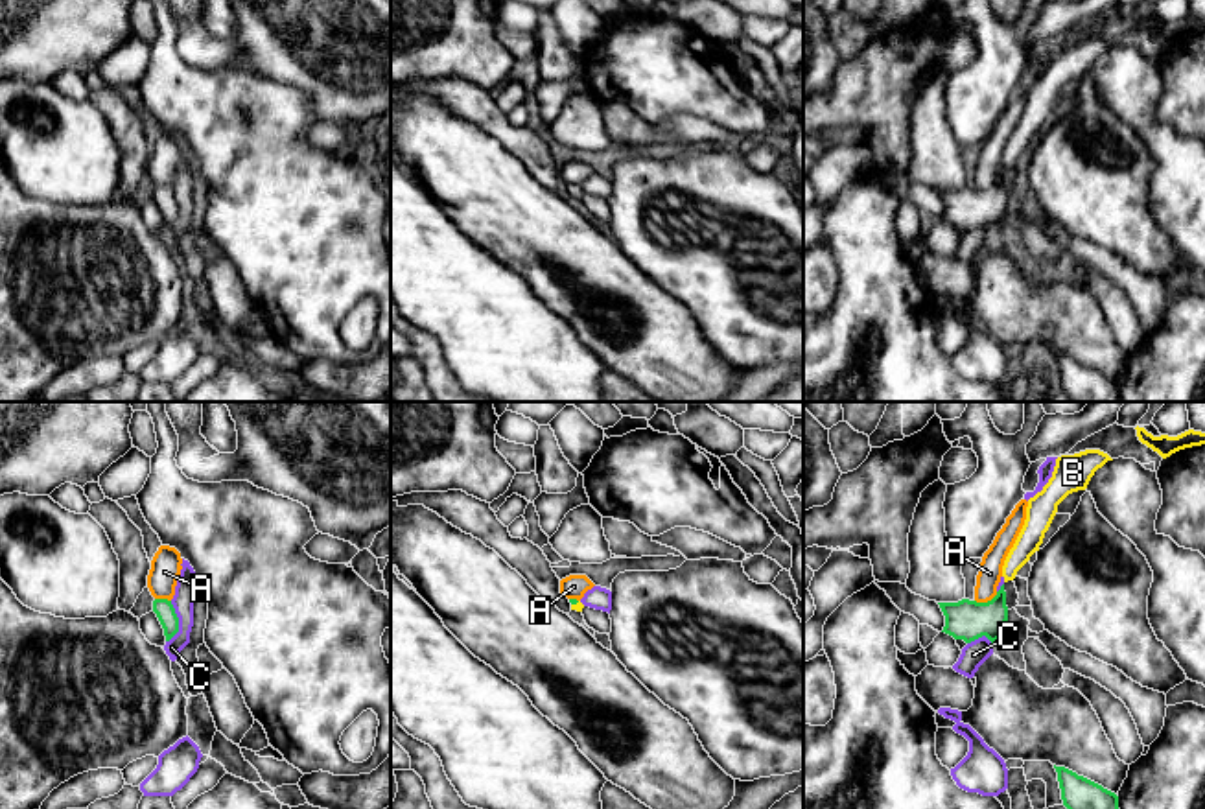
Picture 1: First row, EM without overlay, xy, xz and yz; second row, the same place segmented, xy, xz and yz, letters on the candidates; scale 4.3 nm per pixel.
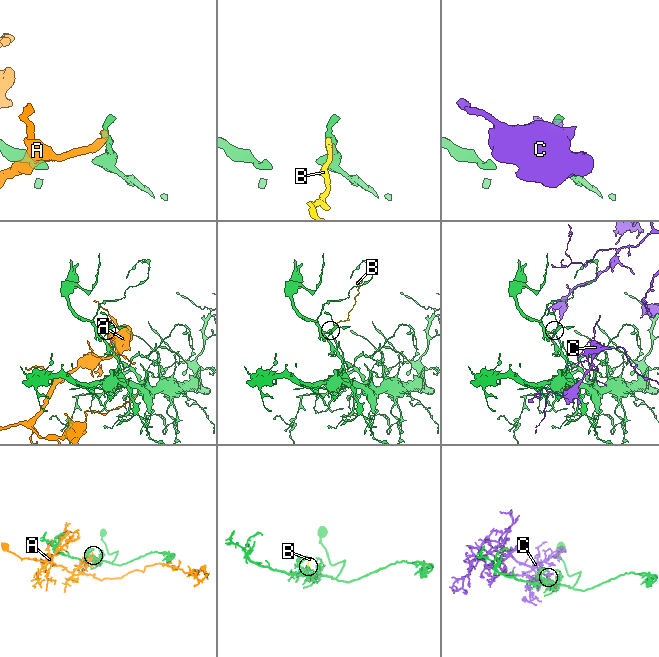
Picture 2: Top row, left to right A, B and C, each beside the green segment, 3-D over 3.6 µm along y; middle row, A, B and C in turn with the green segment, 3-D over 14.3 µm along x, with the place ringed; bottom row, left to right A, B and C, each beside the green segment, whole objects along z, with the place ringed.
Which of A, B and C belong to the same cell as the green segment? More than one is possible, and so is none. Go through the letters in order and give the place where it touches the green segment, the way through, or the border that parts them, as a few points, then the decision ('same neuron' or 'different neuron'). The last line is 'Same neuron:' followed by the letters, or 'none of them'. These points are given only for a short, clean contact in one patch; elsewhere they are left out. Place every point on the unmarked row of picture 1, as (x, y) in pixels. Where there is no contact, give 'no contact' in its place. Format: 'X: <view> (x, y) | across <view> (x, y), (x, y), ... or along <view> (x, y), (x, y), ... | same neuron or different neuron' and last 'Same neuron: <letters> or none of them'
A: yz (988, 188) | along yz (997, 179), (986, 188), (975, 188) | different neuron
B: xz (575, 190) | across xz (573, 188), (575, 190), (579, 192) | same neuron
C: xy (177, 209) | along xy (172, 188), (177, 218), (166, 229) | different neuron
Same neuron: B

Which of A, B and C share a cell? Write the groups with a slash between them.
A / B / C

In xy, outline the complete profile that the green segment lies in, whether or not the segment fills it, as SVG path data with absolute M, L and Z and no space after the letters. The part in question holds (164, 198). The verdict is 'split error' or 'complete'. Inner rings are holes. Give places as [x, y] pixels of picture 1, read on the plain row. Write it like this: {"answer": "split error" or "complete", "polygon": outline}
{"answer": "complete", "polygon": "M155 186L153 199L157 201L157 205L164 216L166 229L170 229L179 219L179 205L175 201L171 188Z"}

